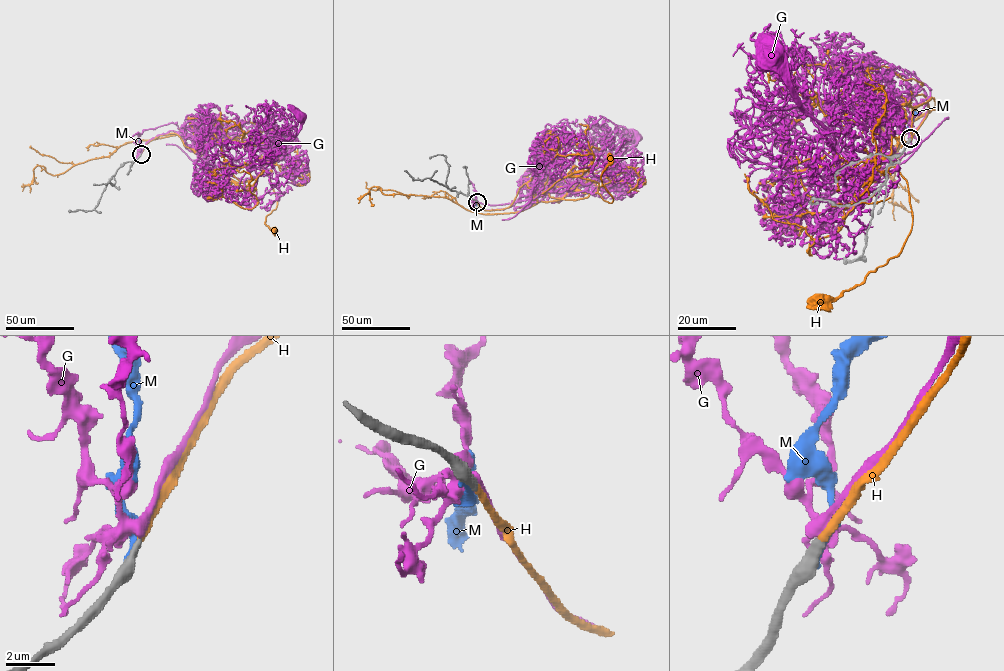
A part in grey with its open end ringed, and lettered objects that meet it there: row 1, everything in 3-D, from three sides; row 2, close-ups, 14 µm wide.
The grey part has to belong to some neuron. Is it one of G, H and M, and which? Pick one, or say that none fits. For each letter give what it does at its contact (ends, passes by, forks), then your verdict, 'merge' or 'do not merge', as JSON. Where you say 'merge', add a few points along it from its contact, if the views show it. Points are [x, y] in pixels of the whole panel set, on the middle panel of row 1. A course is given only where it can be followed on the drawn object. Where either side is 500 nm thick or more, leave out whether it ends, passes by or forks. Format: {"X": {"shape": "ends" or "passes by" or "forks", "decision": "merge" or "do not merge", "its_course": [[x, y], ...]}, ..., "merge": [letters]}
{"G": {"shape": "forks", "decision": "do not merge"}, "H": {"shape": "ends", "decision": "merge", "its_course": [[477, 202], [486, 210], [507, 208], [527, 182], [555, 198], [597, 192], [611, 203], [601, 178], [610, 158]]}, "M": {"decision": "do not merge"}, "merge": ["H"]}

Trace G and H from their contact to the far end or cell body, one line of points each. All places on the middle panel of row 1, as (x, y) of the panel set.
G: (477, 201), (485, 210), (503, 209), (594, 181), (636, 143), (636, 135)
H: (477, 202), (486, 210), (507, 208), (527, 182), (555, 198), (597, 192), (611, 203), (601, 178), (610, 158)

